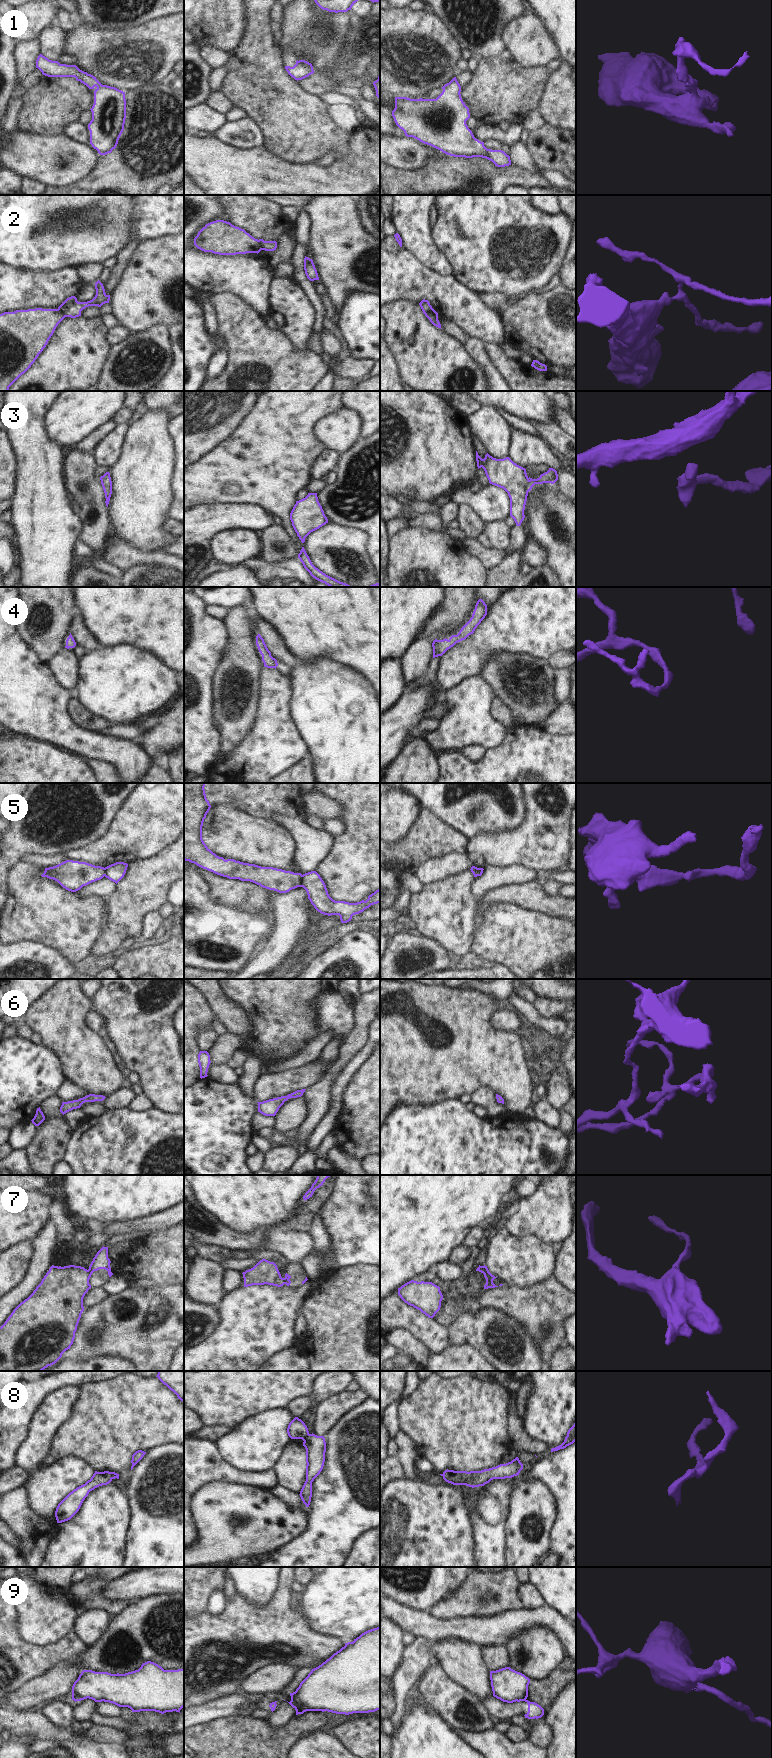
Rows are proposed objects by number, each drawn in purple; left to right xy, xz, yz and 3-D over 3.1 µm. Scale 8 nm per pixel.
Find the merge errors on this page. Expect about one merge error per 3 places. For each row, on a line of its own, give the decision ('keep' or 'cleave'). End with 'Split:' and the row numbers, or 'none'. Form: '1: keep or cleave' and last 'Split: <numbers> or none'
1: keep
2: cleave
3: keep
4: keep
5: cleave
6: keep
7: cleave
8: cleave
9: cleave
Split: 2, 5, 7, 8, 9

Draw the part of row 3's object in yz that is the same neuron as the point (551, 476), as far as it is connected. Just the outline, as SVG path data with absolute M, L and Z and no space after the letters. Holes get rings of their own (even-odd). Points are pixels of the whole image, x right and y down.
M476 451L477 467L483 468L489 483L503 488L510 498L510 516L517 526L525 518L524 510L528 492L535 484L551 483L558 480L557 471L553 468L540 475L537 479L527 476L526 469L514 463L509 457L496 459L488 453L482 459Z

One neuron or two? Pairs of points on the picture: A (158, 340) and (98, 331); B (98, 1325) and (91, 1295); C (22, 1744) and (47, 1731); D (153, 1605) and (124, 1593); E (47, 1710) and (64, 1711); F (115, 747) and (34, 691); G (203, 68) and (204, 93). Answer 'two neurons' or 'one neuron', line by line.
A: two neurons
B: two neurons
C: two neurons
D: two neurons
E: one neuron
F: one neuron
G: one neuron

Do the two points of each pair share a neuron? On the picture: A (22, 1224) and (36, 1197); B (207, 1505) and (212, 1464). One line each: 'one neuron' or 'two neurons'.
A: one neuron
B: two neurons

